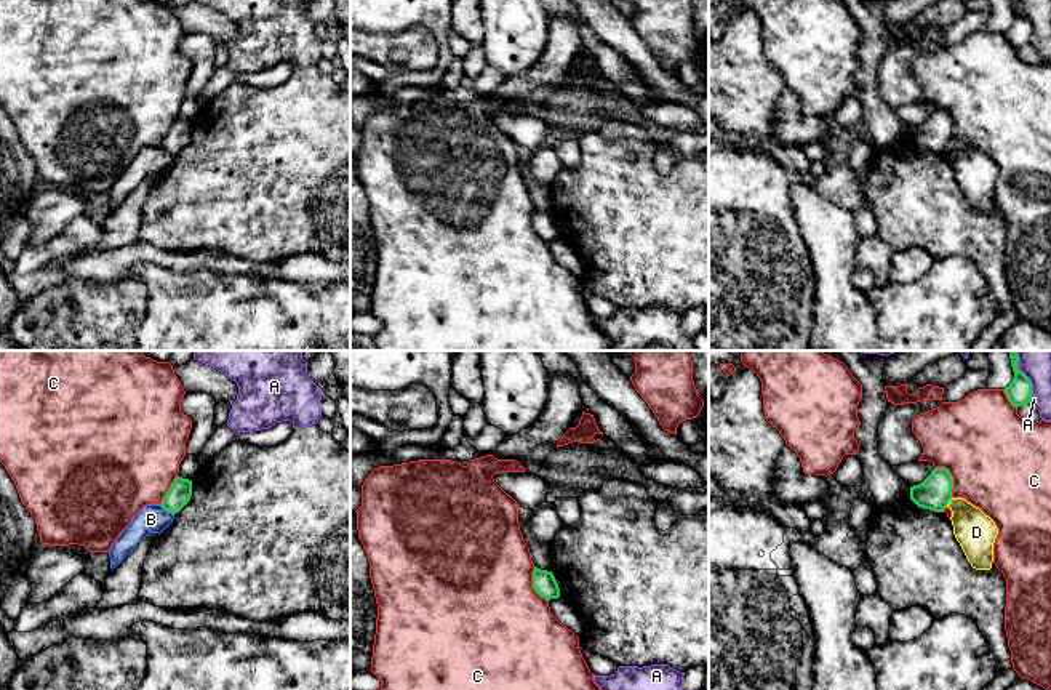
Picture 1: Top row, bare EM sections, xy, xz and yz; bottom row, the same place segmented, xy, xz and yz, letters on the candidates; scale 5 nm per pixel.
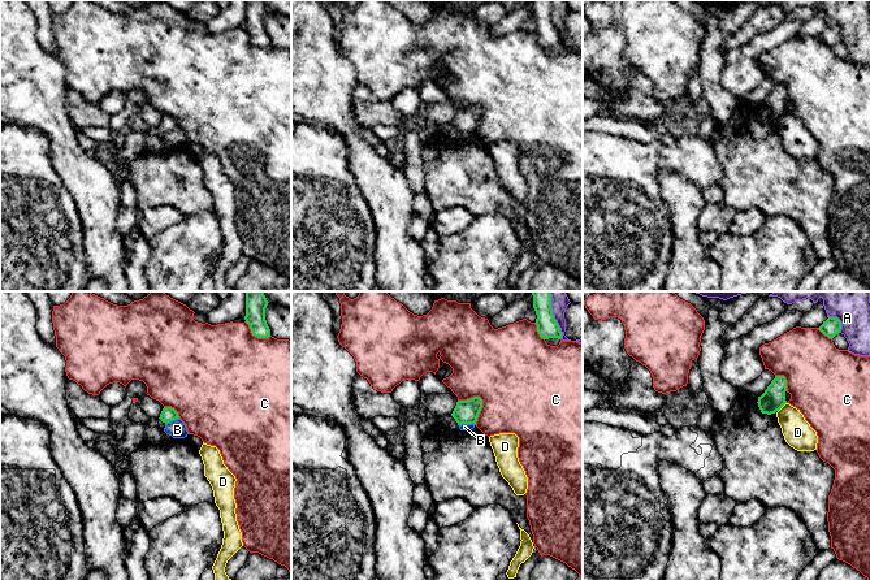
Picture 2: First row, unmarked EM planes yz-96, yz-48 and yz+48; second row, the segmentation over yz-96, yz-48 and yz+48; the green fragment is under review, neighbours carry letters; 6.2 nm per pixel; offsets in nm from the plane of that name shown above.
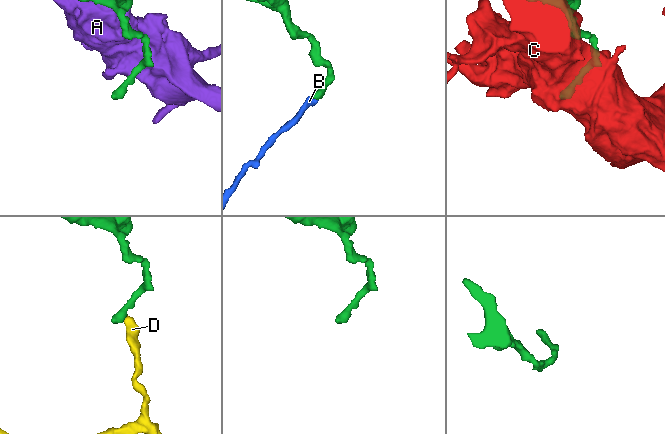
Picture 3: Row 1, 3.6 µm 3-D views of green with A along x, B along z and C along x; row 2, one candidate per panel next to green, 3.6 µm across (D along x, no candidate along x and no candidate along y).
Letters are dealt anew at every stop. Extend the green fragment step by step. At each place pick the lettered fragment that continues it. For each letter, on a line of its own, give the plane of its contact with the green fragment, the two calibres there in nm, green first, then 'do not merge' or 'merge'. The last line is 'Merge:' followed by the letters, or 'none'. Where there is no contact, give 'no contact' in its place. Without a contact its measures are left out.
A: meets green in yz; 130 nm thick on the green side, 170 nm on the other; do not merge
B: meets green in xy; 120 nm thick on the green side, 140 nm on the other; do not merge
C: meets green in yz; 170 nm thick on the green side, 480 nm on the other; do not merge
D: meets green in yz; 170 nm thick on the green side, 200 nm on the other; do not merge
Merge: none

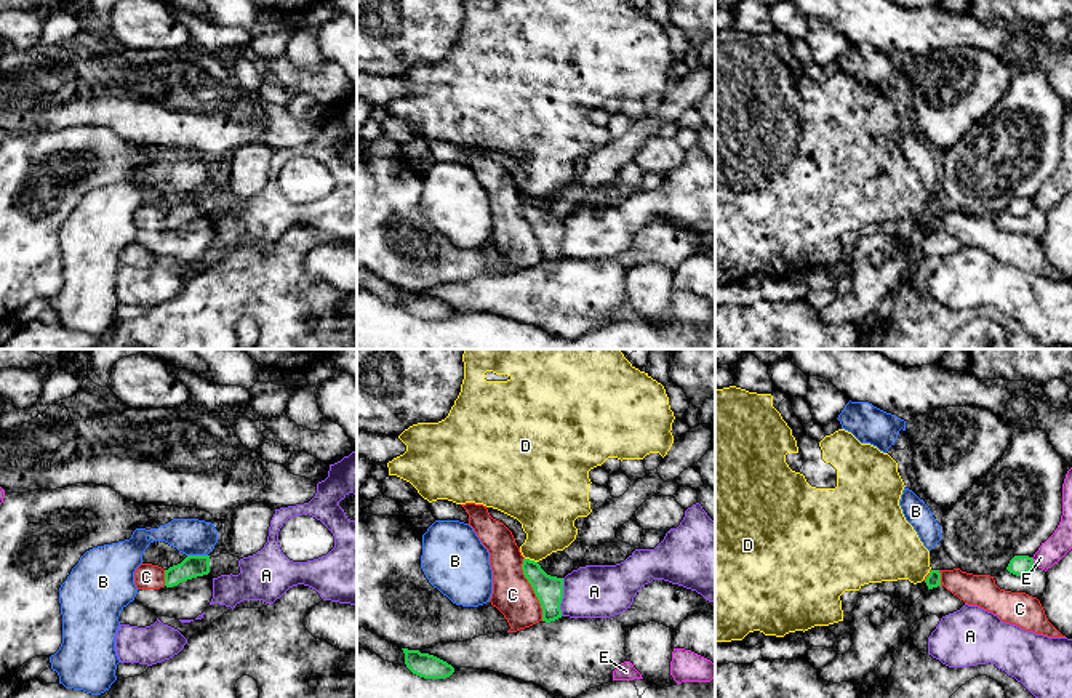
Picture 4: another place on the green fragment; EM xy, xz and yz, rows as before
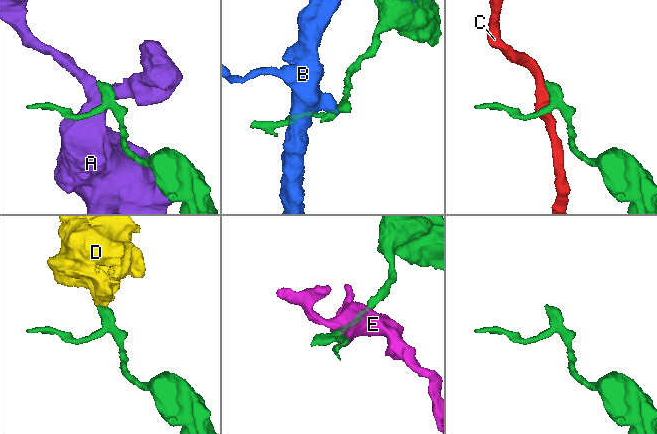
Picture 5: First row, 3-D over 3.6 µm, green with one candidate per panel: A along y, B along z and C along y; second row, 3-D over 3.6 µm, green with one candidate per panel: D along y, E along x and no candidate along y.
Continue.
A: meets green in xz; 140 nm thick on the green side, 280 nm on the other; do not merge
B: meets green in xy; 110 nm thick on the green side, 190 nm on the other; do not merge
C: meets green in xz; 140 nm thick on the green side, 200 nm on the other; do not merge
D: meets green in xz; 140 nm thick on the green side, 280 nm on the other; do not merge
E: meets green in yz; 100 nm thick on the green side, 120 nm on the other; do not merge
Merge: none

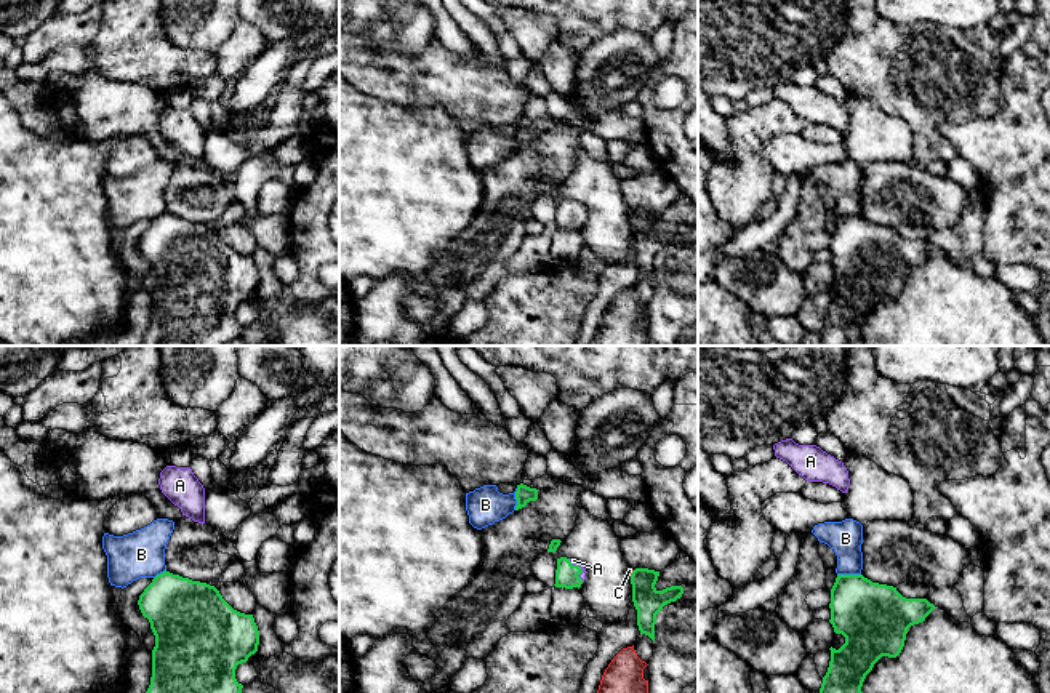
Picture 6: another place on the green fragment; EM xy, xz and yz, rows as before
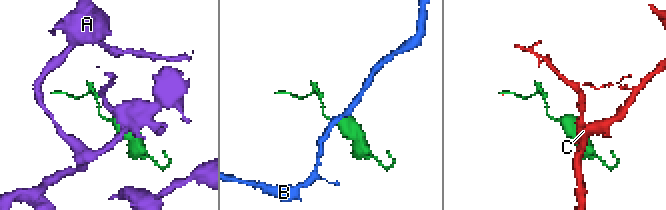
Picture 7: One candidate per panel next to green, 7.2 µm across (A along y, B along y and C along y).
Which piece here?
A: meets green in xz; 110 nm thick on the green side, 30 nm on the other; merge
B: meets green in yz; 340 nm thick on the green side, 170 nm on the other; do not merge
C: meets green in xz; 150 nm thick on the green side, 20 nm on the other; do not merge
Merge: A

